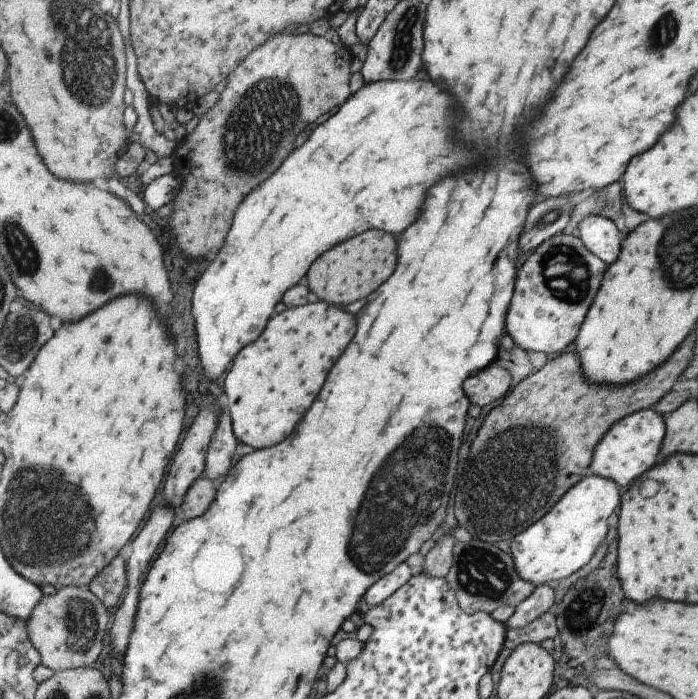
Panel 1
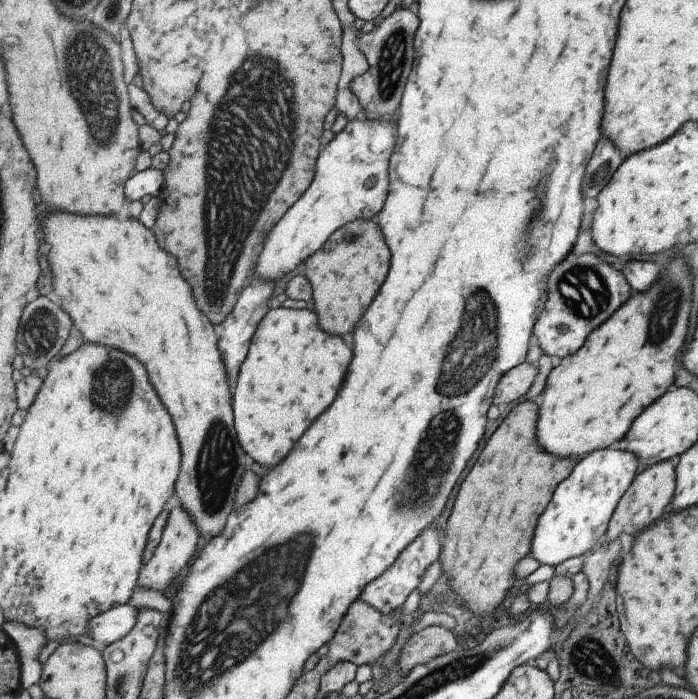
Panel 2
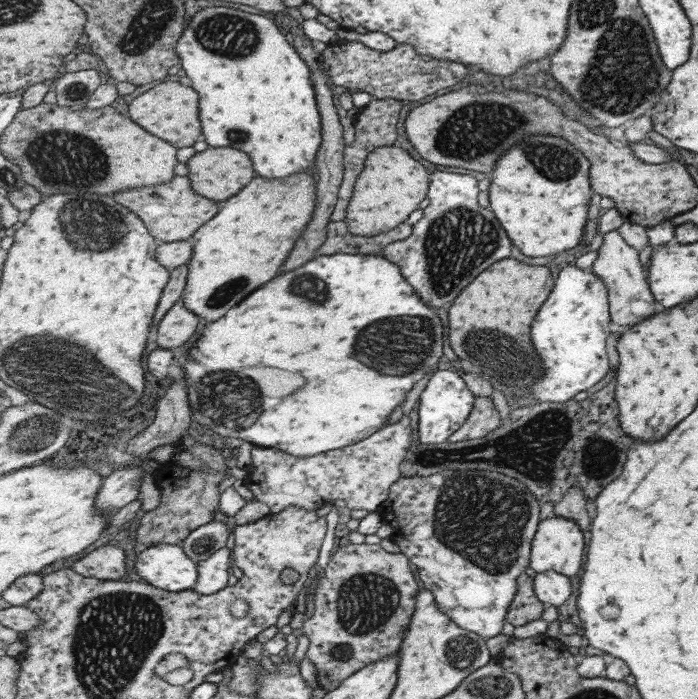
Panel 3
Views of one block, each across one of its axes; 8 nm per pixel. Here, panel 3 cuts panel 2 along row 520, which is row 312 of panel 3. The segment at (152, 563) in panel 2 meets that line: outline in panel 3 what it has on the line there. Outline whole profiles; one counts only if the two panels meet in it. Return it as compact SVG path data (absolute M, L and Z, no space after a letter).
M181 298L159 322L161 324L155 326L157 344L159 347L171 350L171 348L179 348L187 344L193 338L193 334L197 332L201 324L201 318L193 314Z

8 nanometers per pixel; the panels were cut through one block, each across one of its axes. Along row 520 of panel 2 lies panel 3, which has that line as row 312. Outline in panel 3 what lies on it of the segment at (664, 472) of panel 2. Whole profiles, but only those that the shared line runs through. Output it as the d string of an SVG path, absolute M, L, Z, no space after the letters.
M616 230L605 232L596 250L595 262L588 268L601 279L608 293L608 312L611 320L619 326L635 326L639 321L655 314L655 301L649 290L645 272L639 264L638 253L631 248Z

